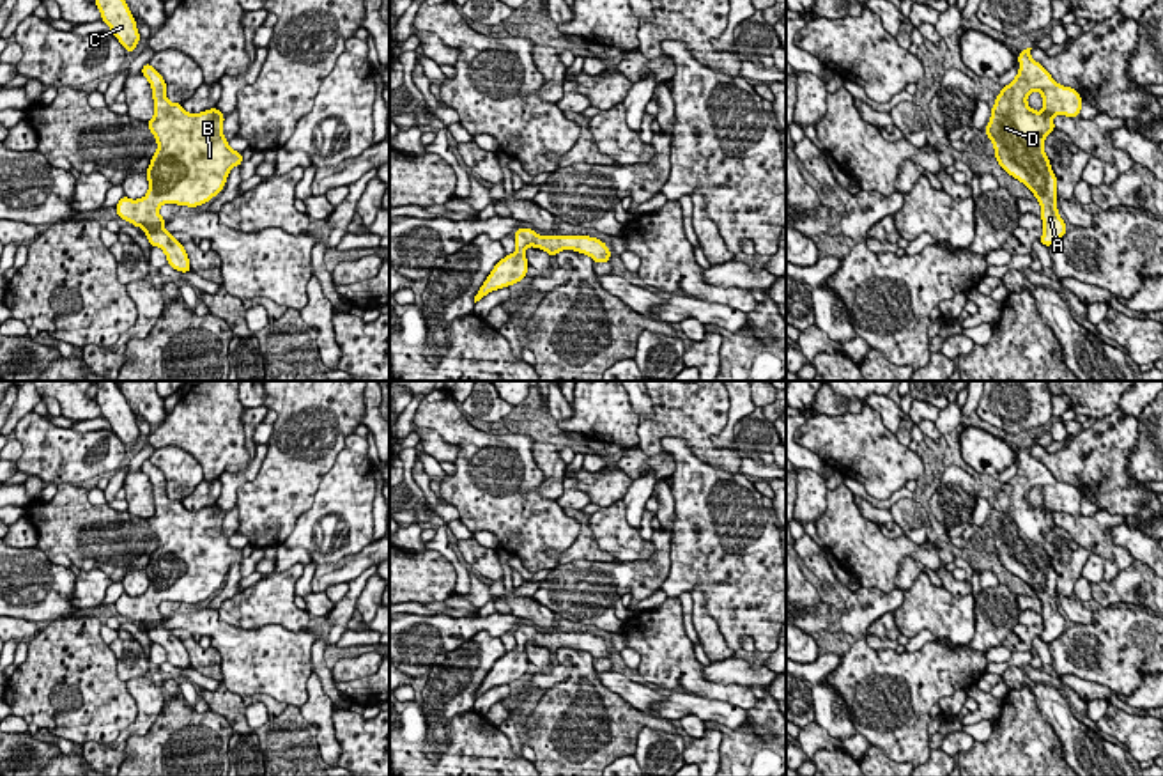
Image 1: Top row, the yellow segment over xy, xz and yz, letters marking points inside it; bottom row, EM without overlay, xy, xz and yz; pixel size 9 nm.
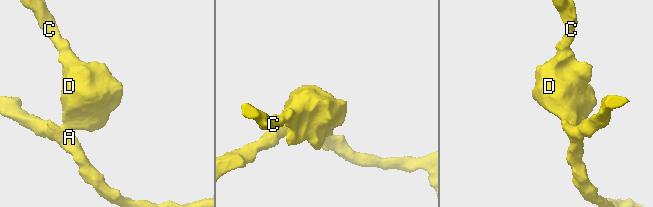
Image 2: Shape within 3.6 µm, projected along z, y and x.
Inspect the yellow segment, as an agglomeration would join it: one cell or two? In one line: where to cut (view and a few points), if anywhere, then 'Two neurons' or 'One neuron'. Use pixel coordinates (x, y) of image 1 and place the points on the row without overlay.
No split. One neuron

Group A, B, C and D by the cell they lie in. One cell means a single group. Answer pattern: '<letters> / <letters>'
A B C D

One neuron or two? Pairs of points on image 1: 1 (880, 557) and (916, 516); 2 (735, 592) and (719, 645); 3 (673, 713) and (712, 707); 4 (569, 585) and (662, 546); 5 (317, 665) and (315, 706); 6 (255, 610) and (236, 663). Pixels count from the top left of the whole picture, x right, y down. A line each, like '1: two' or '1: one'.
1: two
2: two
3: one
4: one
5: two
6: two

